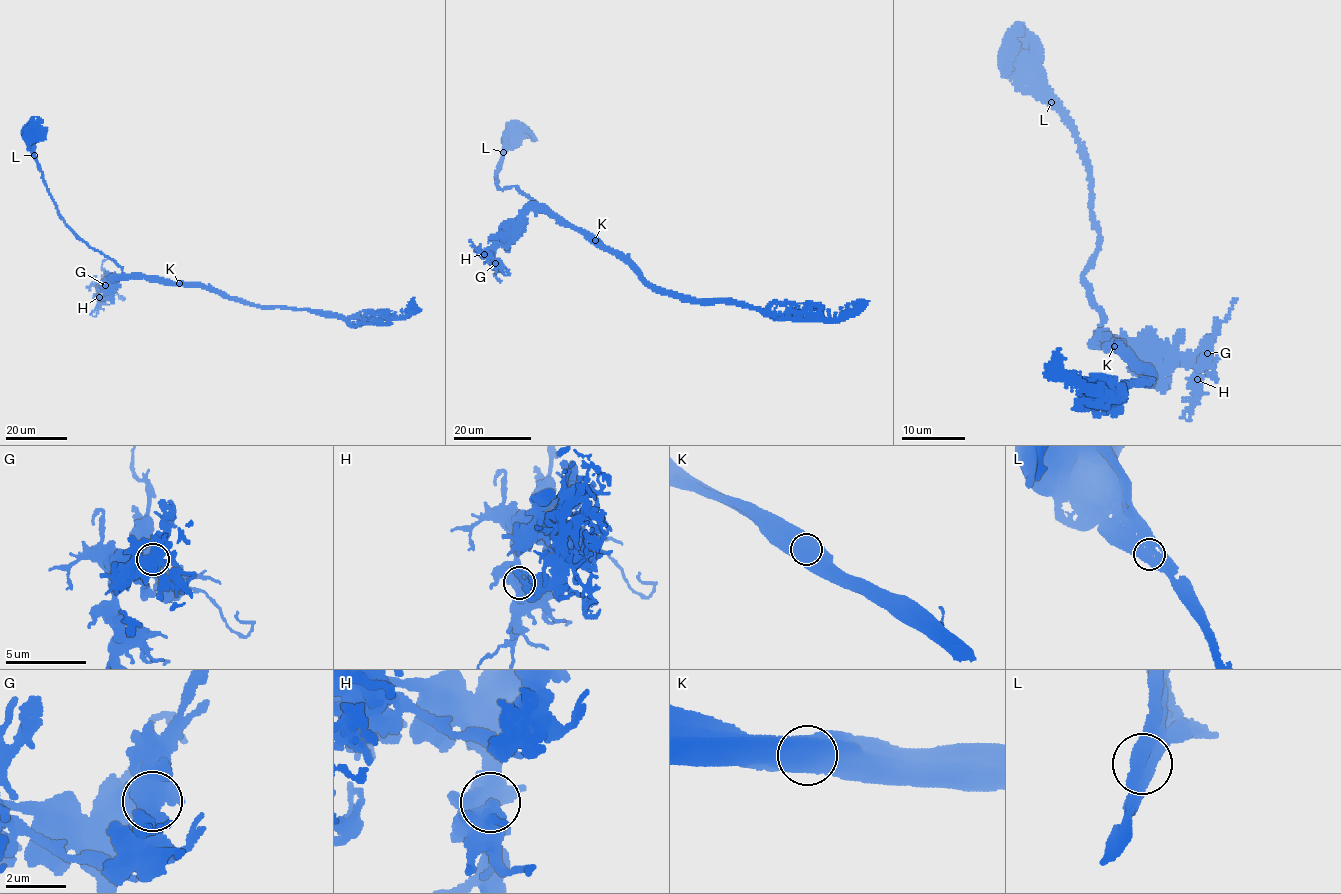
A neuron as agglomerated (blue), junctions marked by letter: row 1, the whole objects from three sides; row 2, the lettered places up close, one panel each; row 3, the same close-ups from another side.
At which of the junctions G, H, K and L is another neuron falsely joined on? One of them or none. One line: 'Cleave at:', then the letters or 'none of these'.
Cleave at: K

